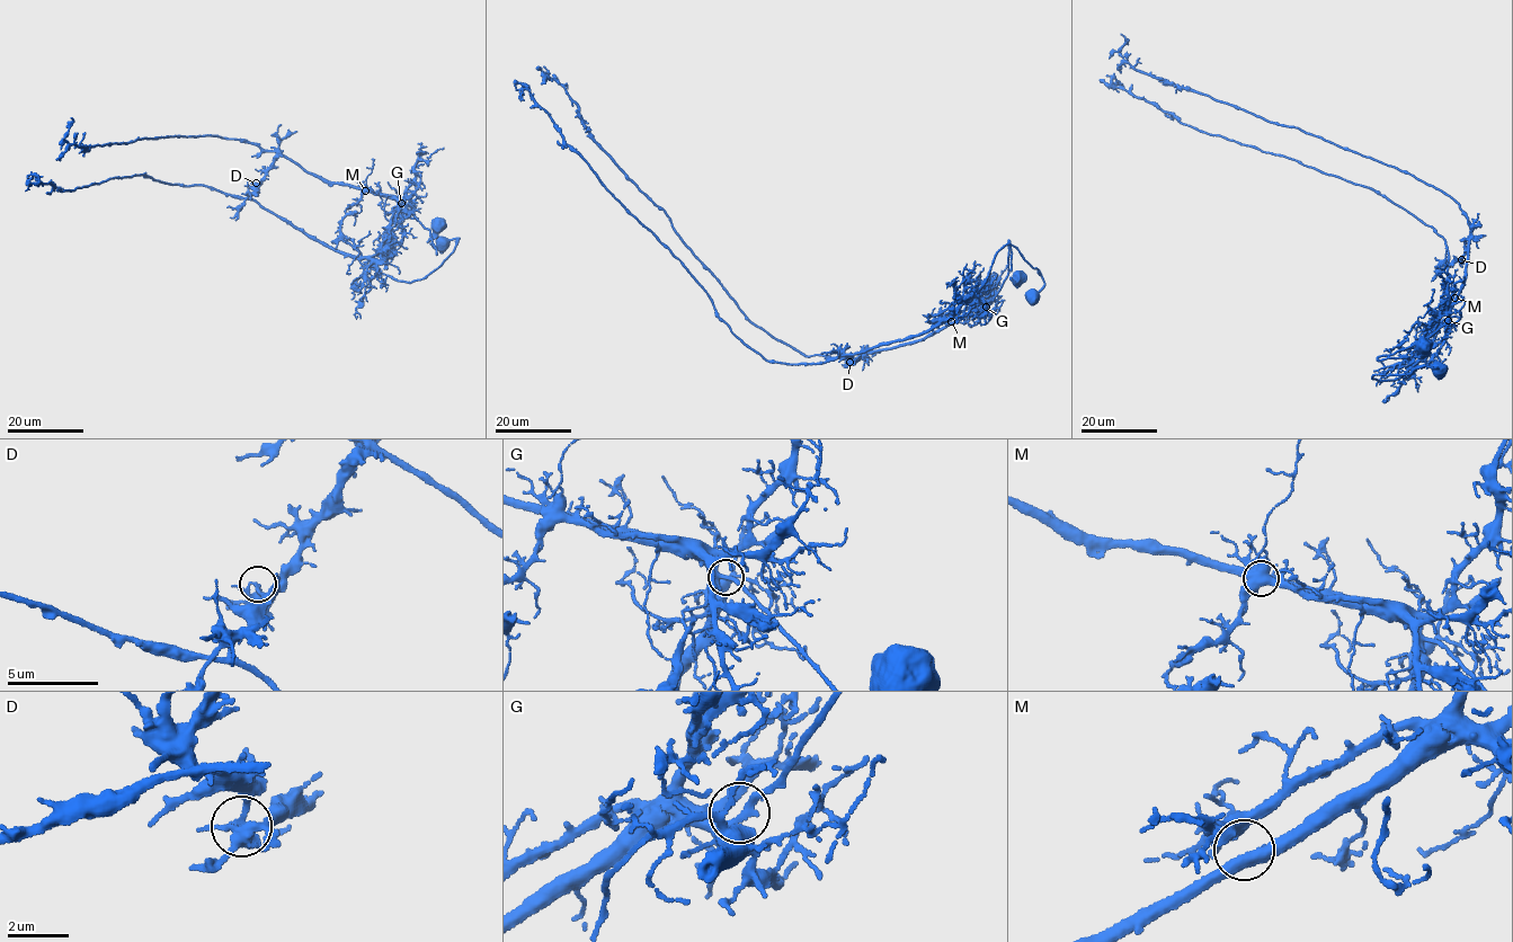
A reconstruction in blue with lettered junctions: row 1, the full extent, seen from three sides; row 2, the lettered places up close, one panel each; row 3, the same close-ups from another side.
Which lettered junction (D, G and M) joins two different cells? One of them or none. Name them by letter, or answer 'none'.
D

